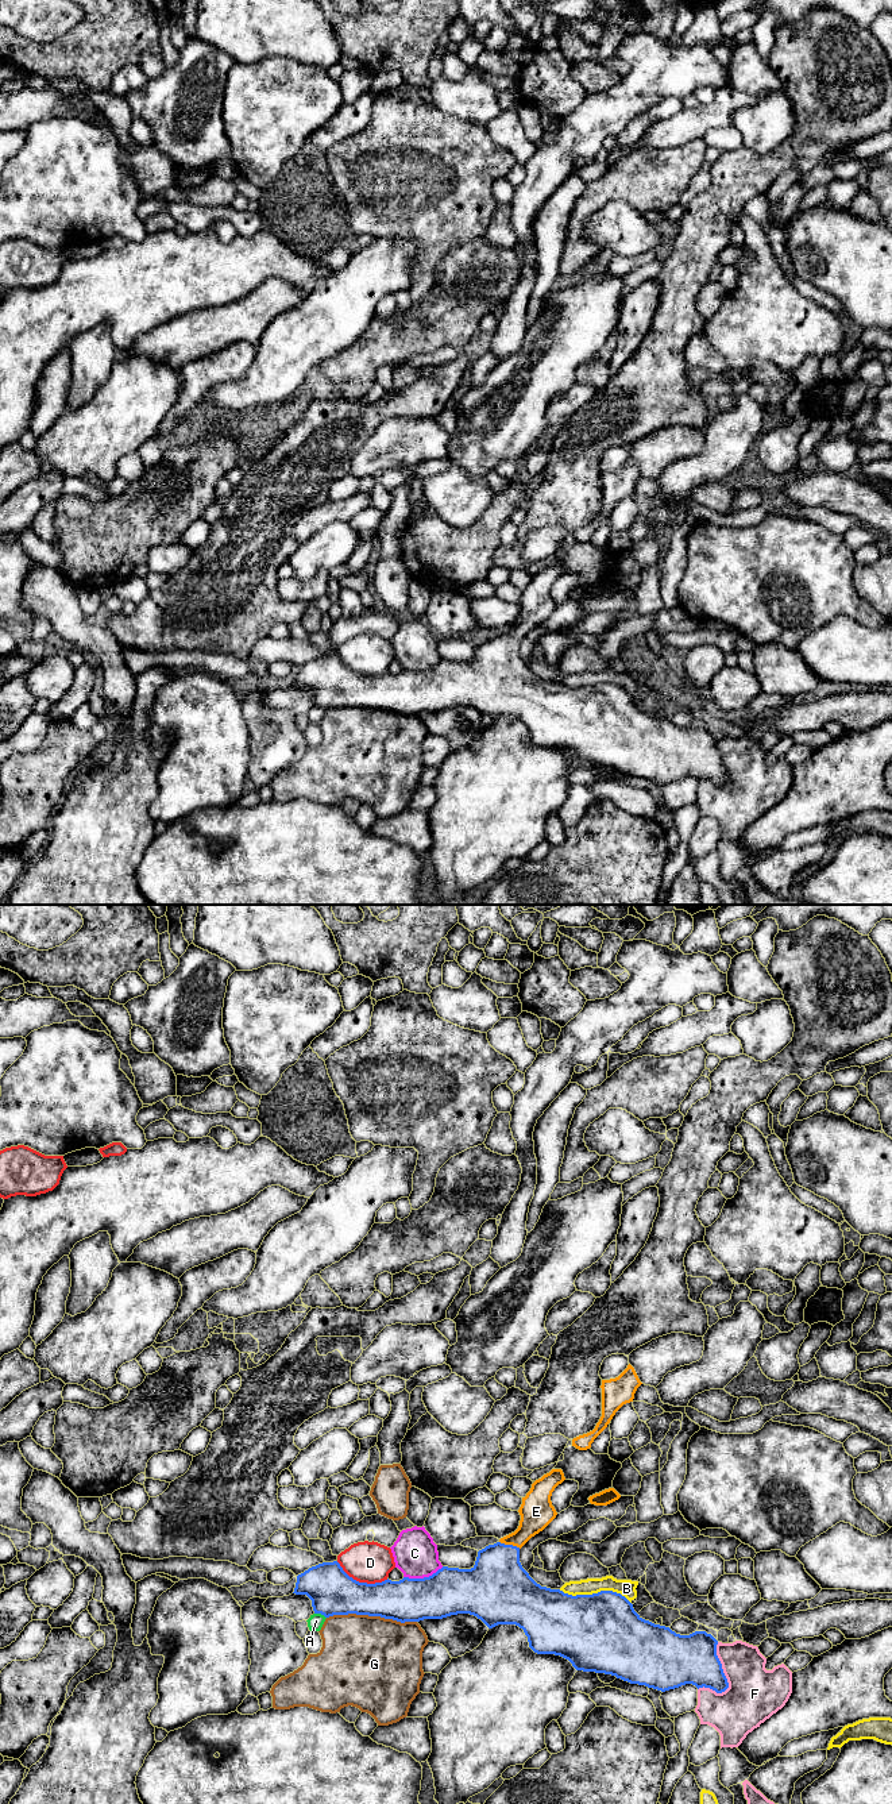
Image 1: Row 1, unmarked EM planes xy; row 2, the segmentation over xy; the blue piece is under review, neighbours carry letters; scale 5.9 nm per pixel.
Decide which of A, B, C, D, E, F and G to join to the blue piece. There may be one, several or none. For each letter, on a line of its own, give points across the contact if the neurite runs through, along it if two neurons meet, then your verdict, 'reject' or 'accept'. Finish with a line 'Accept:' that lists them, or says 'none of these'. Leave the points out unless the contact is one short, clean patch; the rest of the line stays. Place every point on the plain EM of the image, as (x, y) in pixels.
A: reject
B: reject
C: reject
D: reject
E: across xy (497, 677), (498, 656), (510, 638), (529, 619), (536, 605) | accept
F: reject
G: reject
Accept: E

